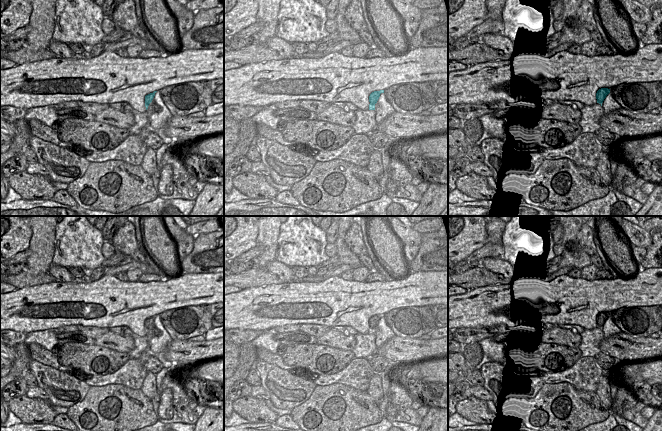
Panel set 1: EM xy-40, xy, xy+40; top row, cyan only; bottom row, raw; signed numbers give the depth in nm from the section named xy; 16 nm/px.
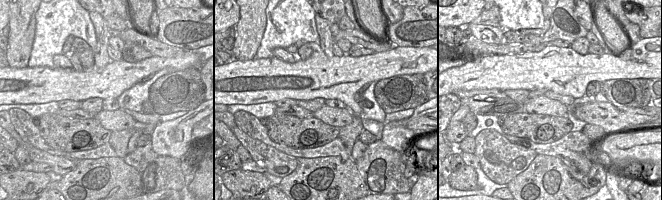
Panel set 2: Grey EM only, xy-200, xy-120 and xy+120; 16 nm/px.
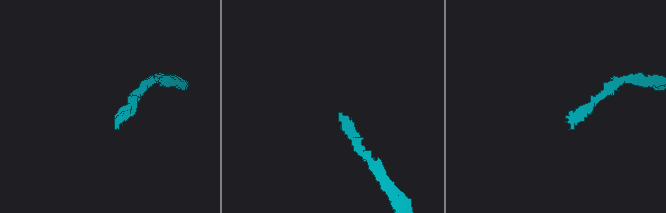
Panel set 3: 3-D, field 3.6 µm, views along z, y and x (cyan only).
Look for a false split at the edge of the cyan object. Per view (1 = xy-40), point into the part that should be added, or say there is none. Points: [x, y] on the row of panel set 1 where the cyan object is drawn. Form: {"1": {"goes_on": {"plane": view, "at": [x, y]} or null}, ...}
{"1": {"goes_on": null}}

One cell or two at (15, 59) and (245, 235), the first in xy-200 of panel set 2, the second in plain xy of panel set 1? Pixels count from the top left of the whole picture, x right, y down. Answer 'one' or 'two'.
two

